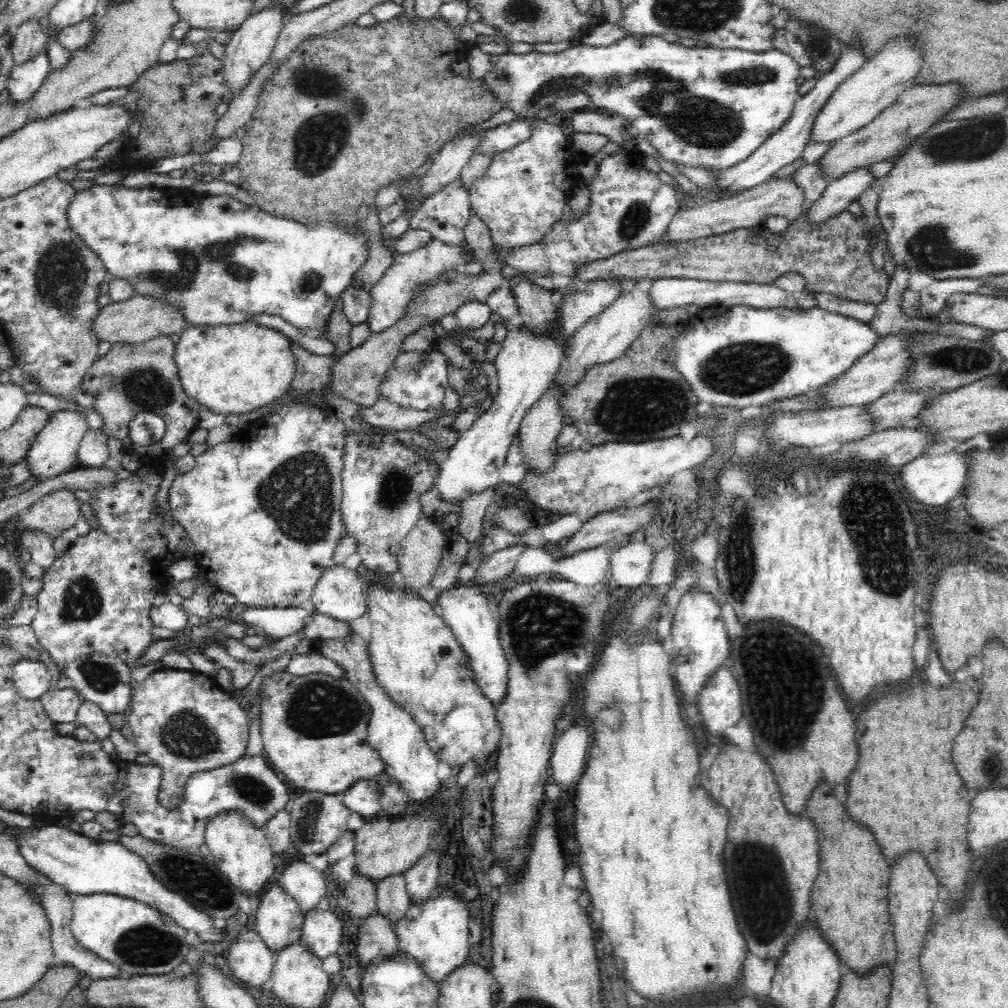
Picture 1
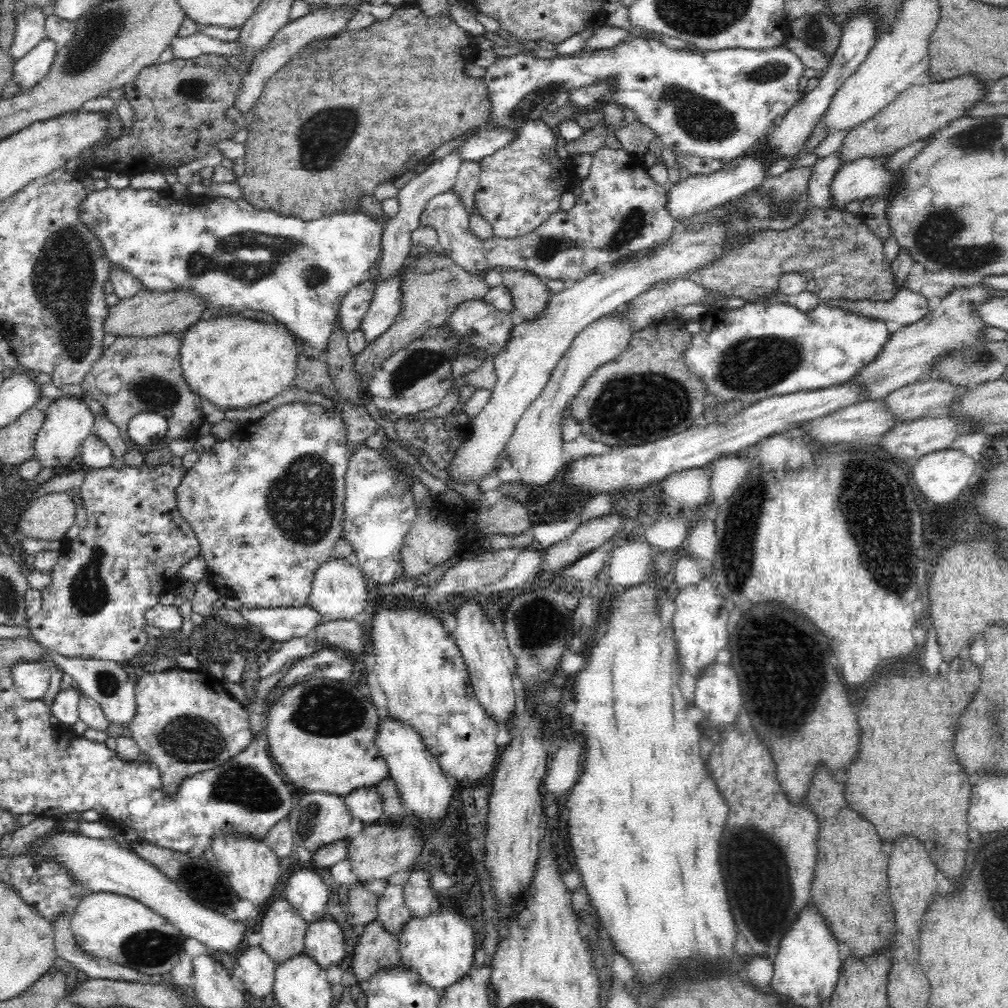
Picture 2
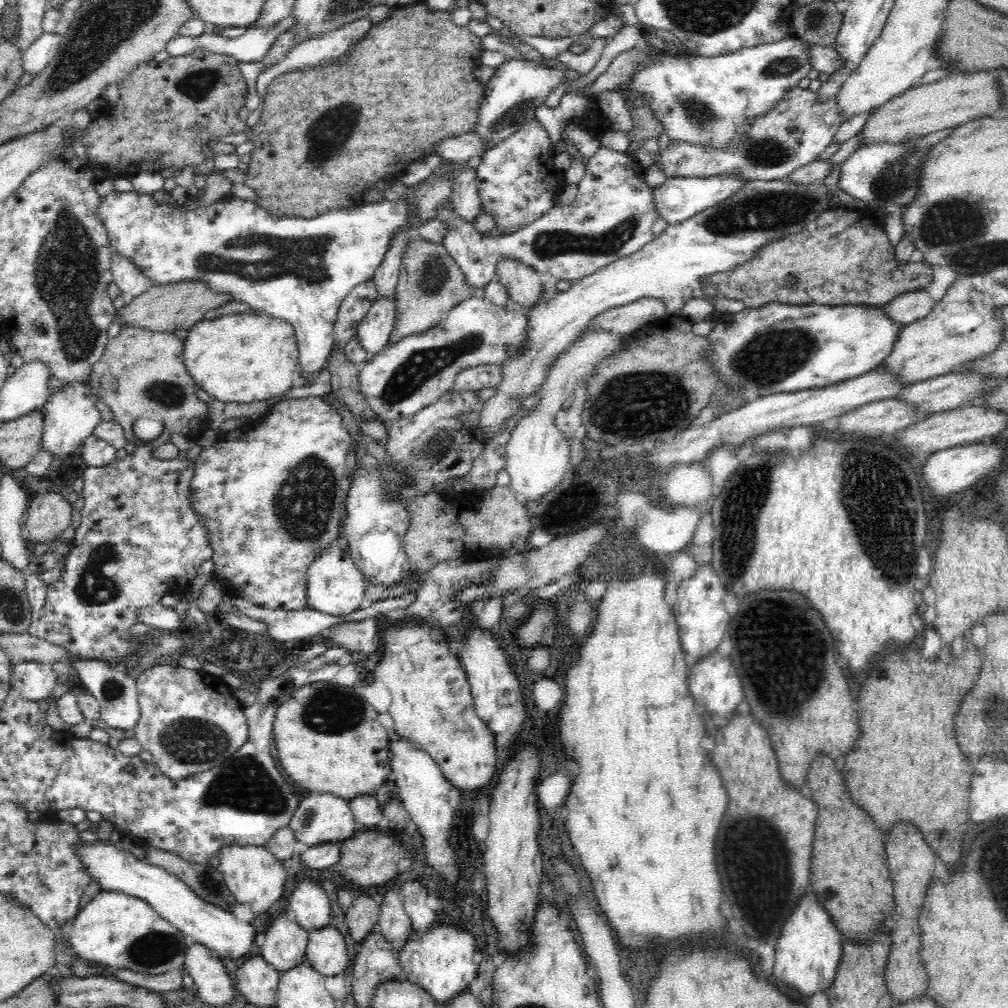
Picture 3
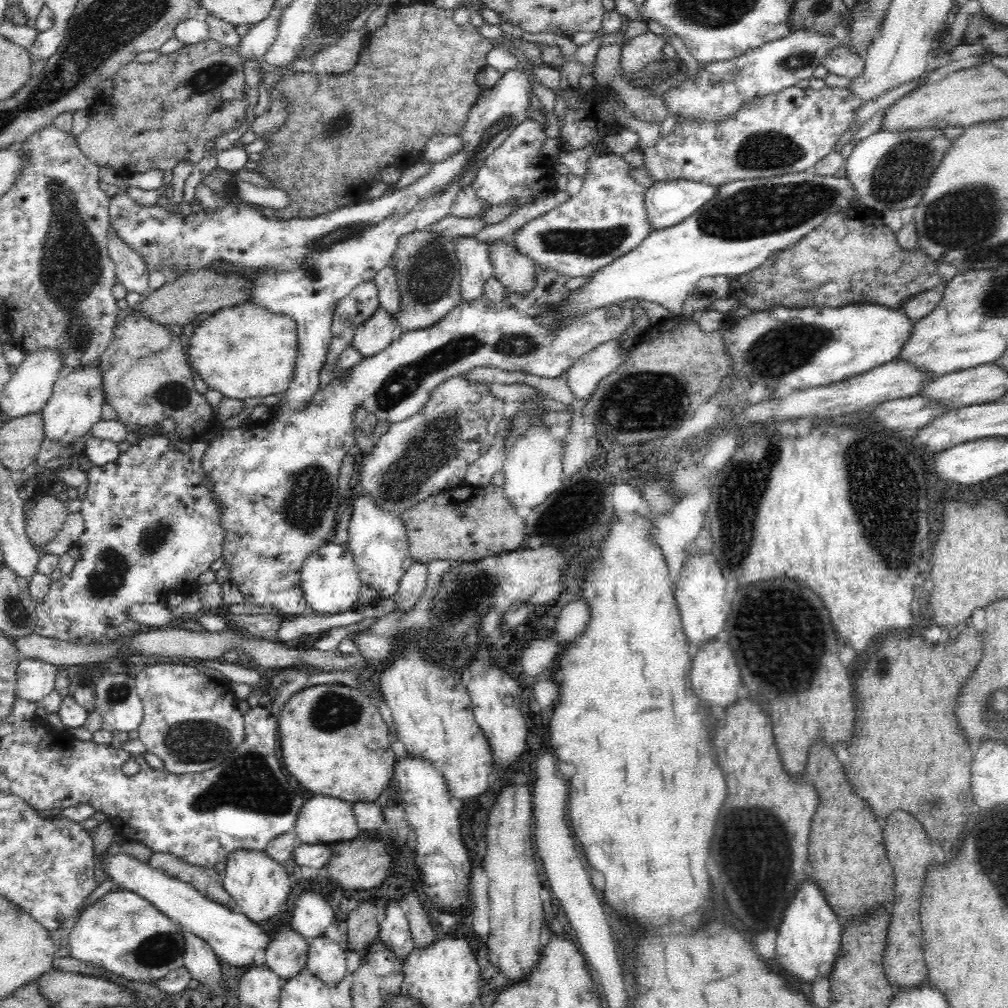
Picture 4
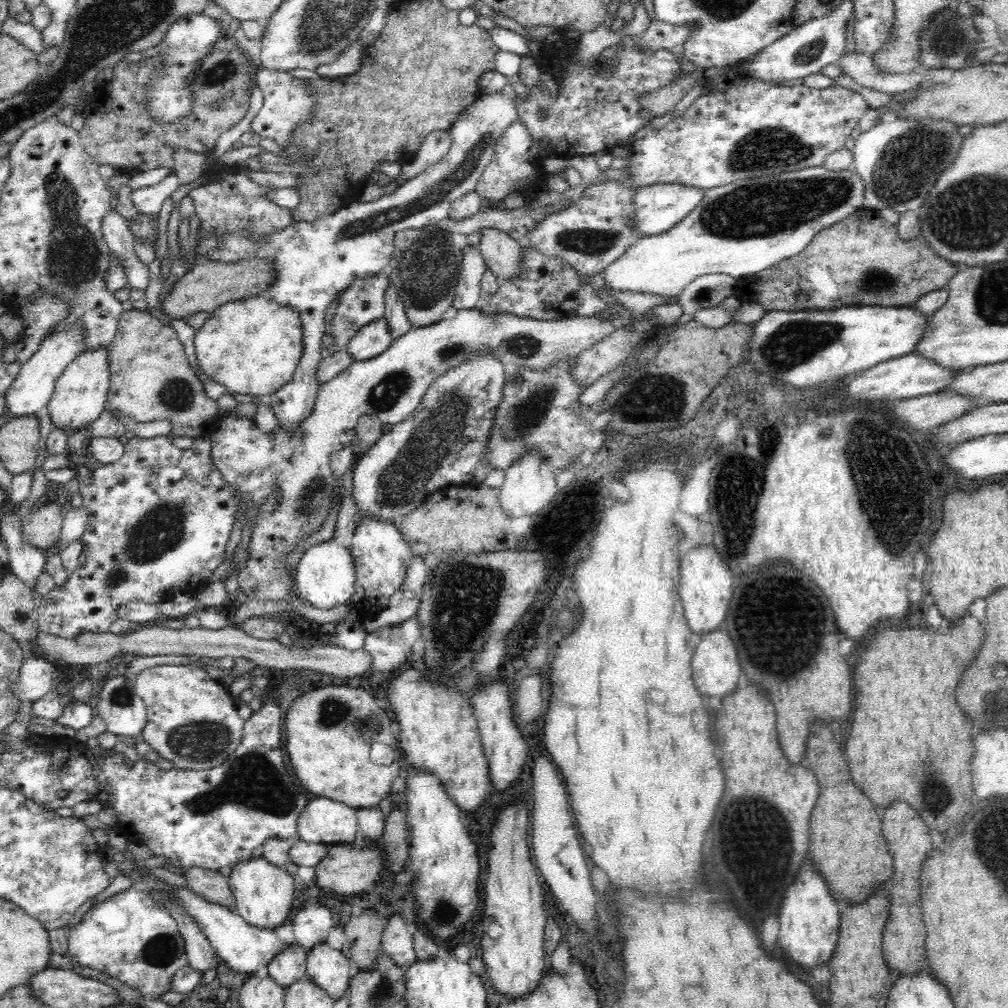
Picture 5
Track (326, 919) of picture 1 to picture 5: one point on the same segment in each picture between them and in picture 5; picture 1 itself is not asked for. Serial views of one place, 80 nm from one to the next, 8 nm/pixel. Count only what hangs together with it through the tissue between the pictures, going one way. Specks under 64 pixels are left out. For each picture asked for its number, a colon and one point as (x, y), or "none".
2: (324, 941)
3: (326, 952)
4: (326, 959)
5: (327, 967)

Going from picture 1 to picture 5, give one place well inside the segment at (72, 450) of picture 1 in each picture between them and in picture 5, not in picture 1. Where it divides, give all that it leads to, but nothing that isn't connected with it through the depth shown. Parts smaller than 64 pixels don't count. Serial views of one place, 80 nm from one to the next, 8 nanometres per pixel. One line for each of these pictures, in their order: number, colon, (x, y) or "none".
2: (68, 423)
3: (69, 416)
4: (70, 415)
5: (80, 396)

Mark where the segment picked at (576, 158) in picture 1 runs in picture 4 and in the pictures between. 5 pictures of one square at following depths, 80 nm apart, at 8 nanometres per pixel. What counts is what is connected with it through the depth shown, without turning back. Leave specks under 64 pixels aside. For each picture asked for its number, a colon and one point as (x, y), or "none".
2: (520, 186)
3: (518, 182)
4: (517, 173)

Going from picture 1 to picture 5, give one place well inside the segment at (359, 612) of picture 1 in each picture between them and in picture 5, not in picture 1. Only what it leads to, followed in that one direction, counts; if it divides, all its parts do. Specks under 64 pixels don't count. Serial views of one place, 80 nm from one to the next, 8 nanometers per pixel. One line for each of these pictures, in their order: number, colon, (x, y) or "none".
2: (338, 592)
3: (335, 586)
4: (331, 583)
5: (325, 576)

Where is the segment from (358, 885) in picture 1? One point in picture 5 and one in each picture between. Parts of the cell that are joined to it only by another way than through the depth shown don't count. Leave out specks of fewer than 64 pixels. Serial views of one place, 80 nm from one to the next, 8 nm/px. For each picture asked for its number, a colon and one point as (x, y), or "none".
2: (361, 907)
3: (363, 913)
4: (363, 926)
5: (364, 932)

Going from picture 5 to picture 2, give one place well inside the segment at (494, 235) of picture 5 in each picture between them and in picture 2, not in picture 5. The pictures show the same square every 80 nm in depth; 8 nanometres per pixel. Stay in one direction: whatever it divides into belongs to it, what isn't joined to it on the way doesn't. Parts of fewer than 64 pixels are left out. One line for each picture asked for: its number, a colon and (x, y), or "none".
2: (530, 296)
3: (522, 284)
4: (516, 272)

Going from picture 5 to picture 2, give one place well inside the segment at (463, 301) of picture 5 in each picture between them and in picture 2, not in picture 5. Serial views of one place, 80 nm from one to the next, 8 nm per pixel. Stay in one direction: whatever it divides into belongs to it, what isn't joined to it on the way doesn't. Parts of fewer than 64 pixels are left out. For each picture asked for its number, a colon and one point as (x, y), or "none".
2: (622, 209)
3: (614, 216)
4: (476, 267)

